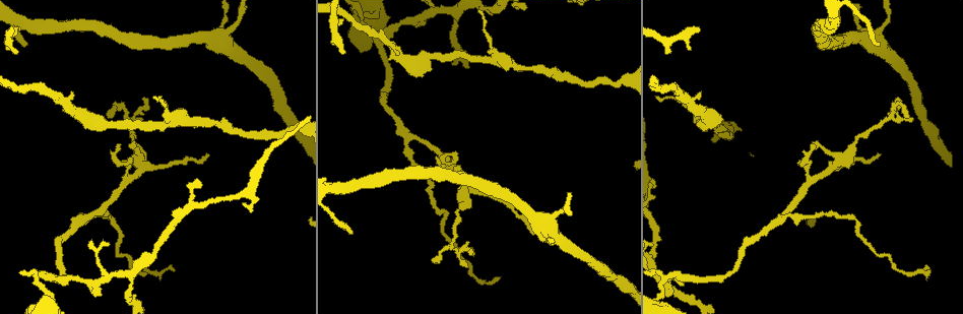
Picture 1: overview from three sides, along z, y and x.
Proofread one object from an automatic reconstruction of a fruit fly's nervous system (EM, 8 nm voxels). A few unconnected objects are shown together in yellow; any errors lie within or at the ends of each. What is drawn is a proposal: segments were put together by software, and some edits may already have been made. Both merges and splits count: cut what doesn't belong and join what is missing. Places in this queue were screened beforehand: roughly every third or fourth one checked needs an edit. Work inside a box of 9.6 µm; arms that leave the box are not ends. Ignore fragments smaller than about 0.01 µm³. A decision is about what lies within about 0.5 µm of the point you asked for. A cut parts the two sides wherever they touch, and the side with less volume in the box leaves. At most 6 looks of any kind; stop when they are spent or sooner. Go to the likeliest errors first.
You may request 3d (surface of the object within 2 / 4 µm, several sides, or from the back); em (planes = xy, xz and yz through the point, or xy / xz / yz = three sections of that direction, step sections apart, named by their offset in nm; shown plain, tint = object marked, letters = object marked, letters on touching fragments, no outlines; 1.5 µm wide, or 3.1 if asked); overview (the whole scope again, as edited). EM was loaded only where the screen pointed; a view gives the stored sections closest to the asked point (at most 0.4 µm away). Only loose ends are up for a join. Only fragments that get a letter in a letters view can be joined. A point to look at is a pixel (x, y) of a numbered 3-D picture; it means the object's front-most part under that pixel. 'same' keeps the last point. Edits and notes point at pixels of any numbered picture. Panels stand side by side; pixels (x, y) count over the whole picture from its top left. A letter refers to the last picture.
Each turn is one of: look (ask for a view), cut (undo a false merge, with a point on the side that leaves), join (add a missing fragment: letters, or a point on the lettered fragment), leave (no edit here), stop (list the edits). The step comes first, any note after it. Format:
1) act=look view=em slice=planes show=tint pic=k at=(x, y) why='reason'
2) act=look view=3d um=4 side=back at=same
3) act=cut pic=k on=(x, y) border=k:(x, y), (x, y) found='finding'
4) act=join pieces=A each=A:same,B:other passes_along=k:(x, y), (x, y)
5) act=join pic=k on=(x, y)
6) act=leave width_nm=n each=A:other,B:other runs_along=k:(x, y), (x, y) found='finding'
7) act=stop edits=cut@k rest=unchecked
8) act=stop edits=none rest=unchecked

act=look view=3d um=4 pic=1 at=(879, 42) why='end of a long branch'

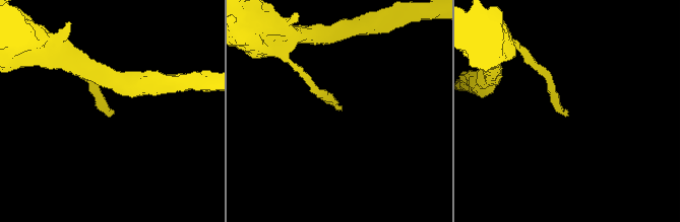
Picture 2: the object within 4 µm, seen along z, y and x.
act=look view=em slice=xy step=4 show=tint pic=2 at=(339, 109) why='shape alone is not enough'

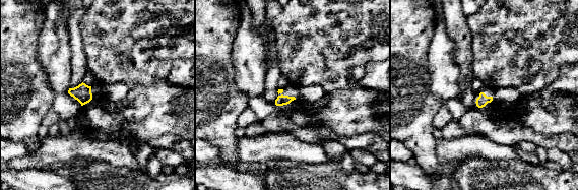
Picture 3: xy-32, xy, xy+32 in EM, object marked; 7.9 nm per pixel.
act=look view=em slice=planes show=letters at=same

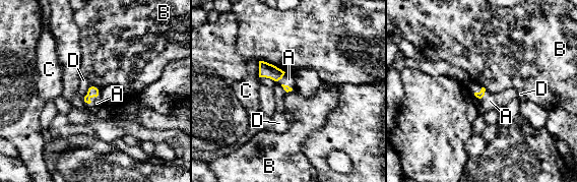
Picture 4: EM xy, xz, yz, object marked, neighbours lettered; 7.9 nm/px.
act=leave longest_contact=A:160nm each=A:other,B:other,C:other,D:other found='no lettered fragment goes on from it'

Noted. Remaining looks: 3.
act=look view=em slice=planes show=tint pic=1 at=(51, 296) why='abrupt turn'

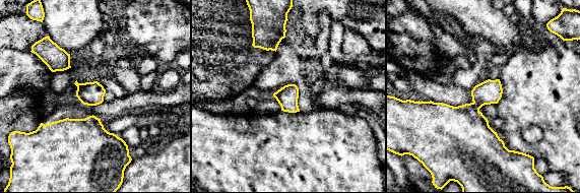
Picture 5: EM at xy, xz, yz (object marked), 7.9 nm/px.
act=look view=em slice=planes show=letters at=same why='what lies round it'

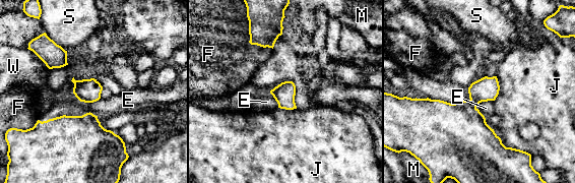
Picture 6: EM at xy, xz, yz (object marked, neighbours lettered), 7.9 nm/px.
act=leave each=E:other,F:other,J:other,M:other,S:other,W:other border=6:(494, 100), (480, 102), (475, 106) found='continuous, no second neuron'

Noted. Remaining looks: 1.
act=stop edits=none rest=unchecked

